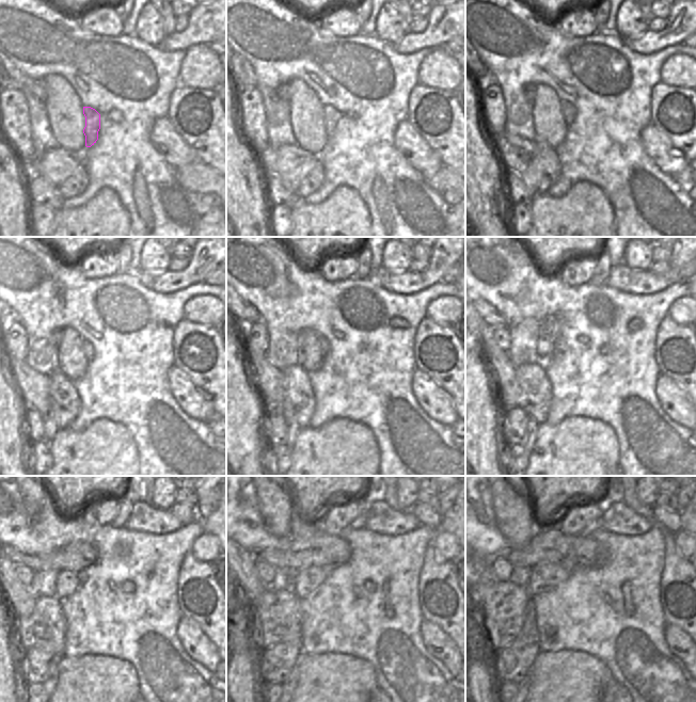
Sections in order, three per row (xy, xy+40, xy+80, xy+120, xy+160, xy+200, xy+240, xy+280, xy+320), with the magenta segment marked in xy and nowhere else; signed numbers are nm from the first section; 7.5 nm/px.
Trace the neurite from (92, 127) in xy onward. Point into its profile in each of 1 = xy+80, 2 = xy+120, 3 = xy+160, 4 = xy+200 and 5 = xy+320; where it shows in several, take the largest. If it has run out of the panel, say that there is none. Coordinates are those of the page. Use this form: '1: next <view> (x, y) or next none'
1: next xy+80 (569, 112)
2: next xy+120 (88, 349)
3: next xy+160 (325, 346)
4: next xy+200 (547, 346)
5: next xy+320 (543, 577)

